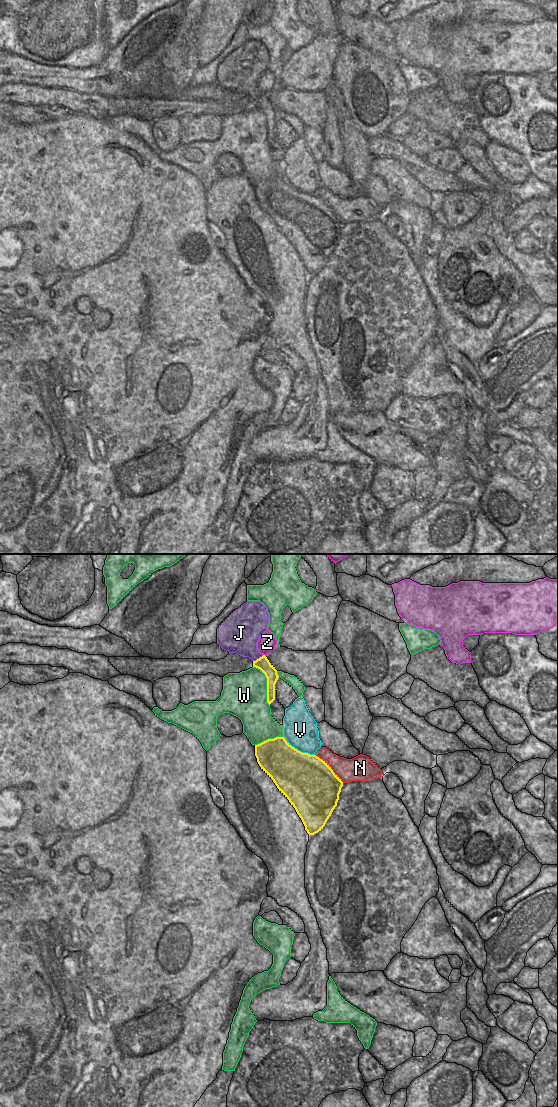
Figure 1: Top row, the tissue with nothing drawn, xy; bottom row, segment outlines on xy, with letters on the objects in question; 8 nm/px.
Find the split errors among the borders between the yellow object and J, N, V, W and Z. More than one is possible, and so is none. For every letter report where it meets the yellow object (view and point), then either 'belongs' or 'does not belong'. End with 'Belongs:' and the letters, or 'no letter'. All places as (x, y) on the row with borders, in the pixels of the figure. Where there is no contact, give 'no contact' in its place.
J: xy (259, 658) | belongs
N: xy (330, 768) | does not belong
V: xy (297, 750) | does not belong
W: xy (267, 684) | does not belong
Z: xy (264, 655) | does not belong
Belongs: J

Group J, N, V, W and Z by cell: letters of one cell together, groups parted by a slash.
J / N / V / W / Z

